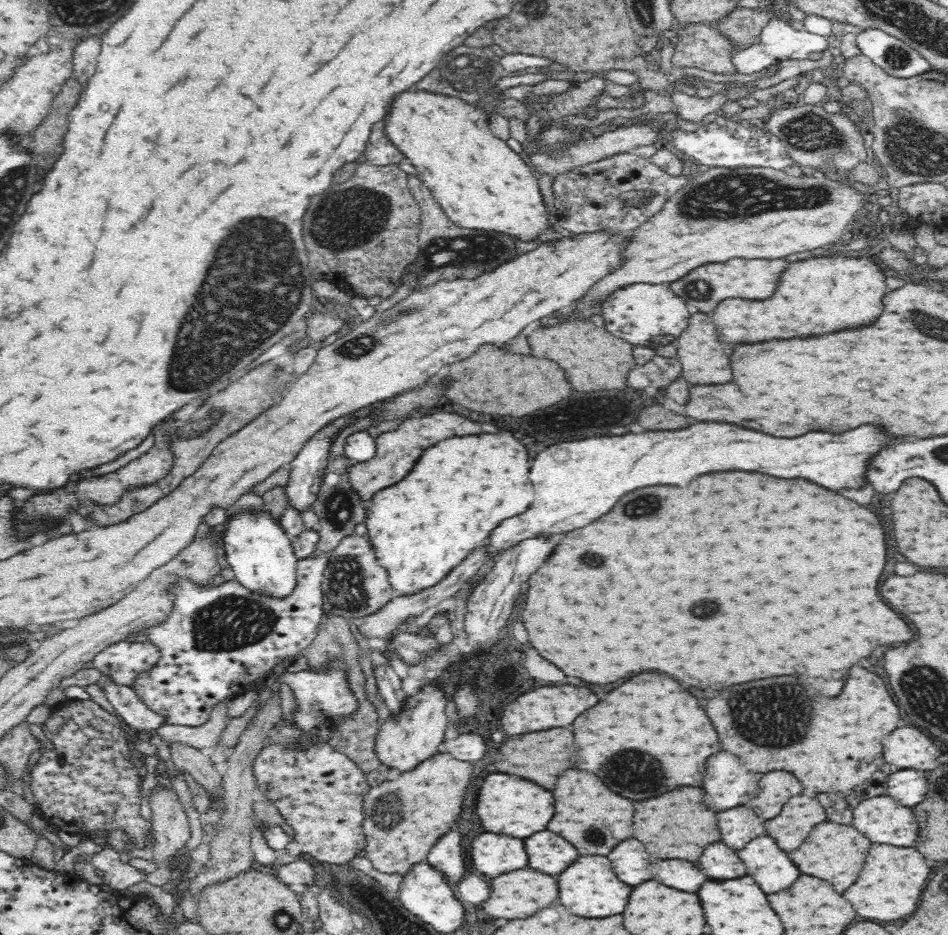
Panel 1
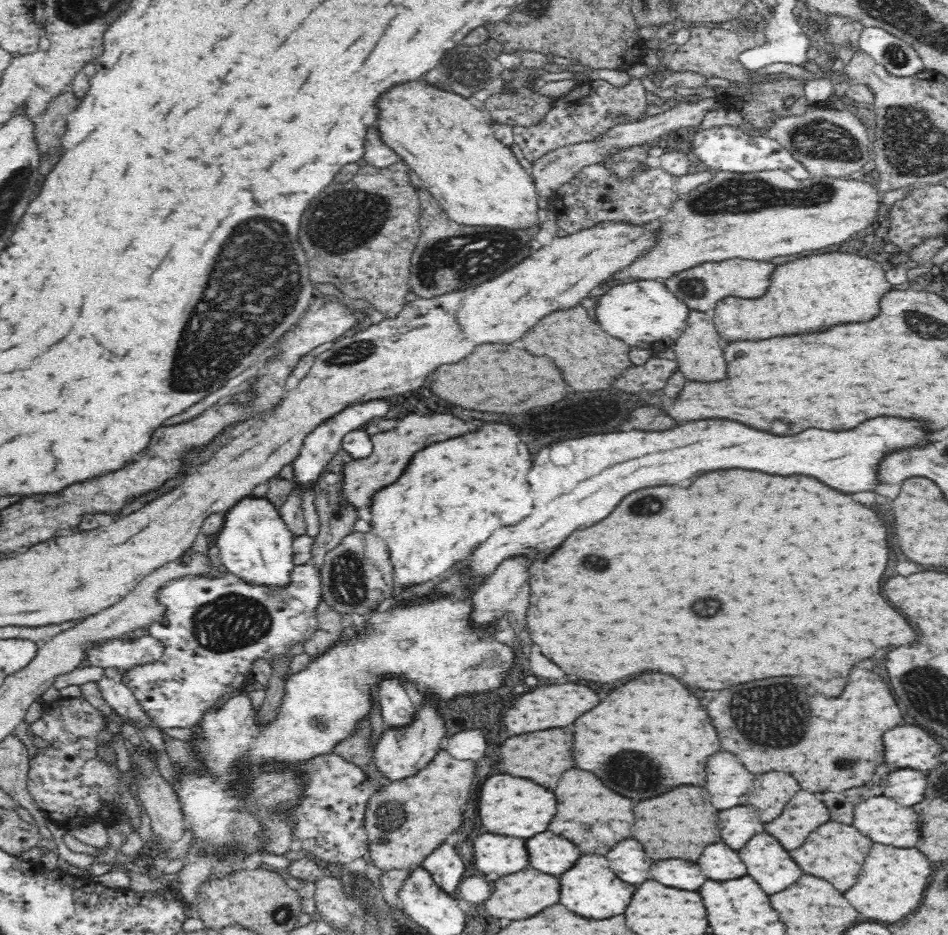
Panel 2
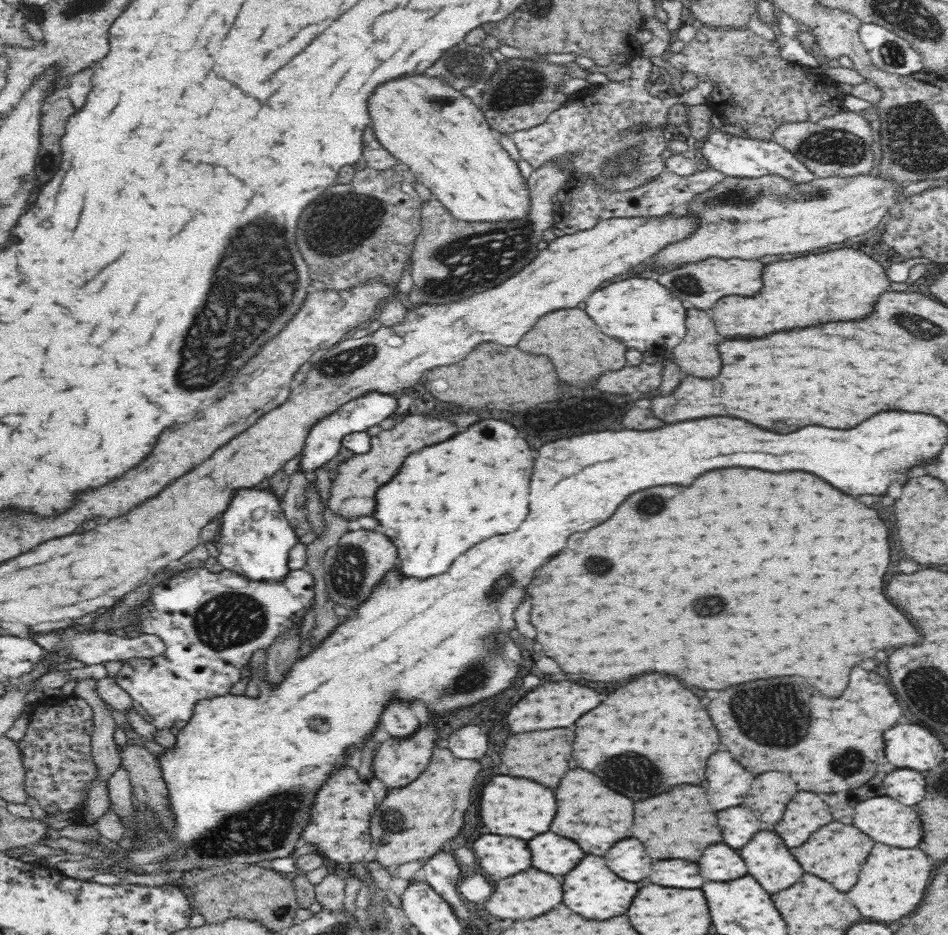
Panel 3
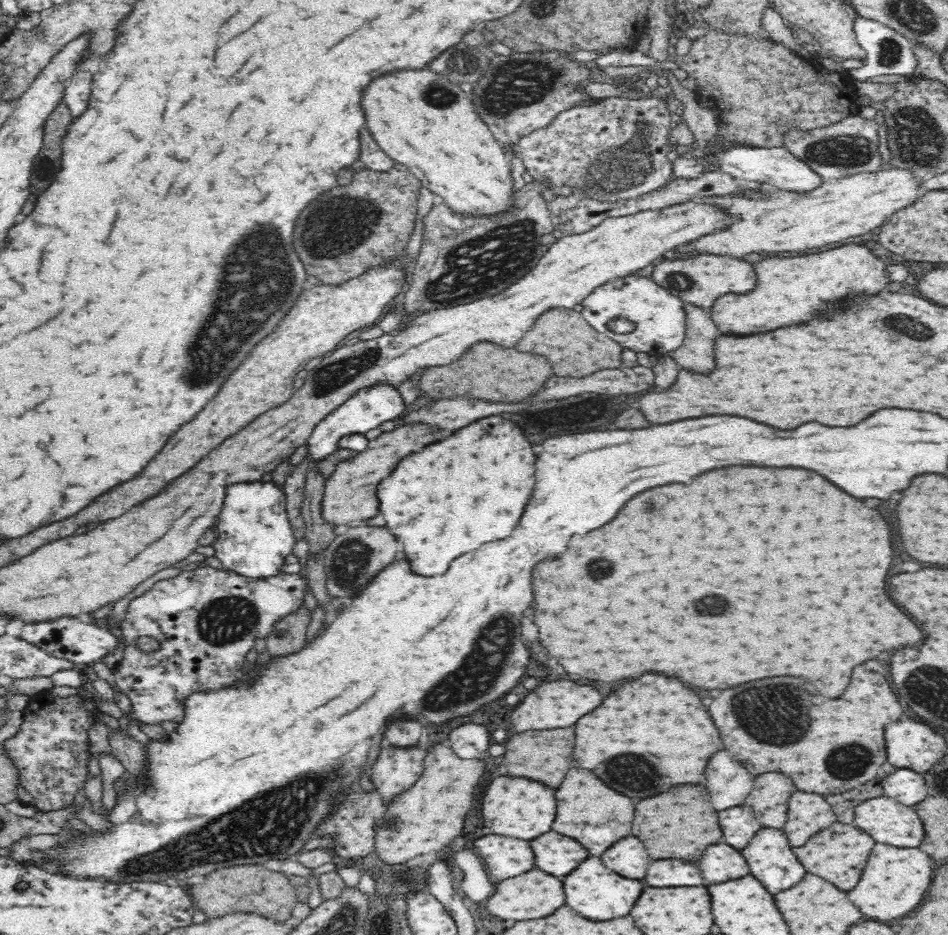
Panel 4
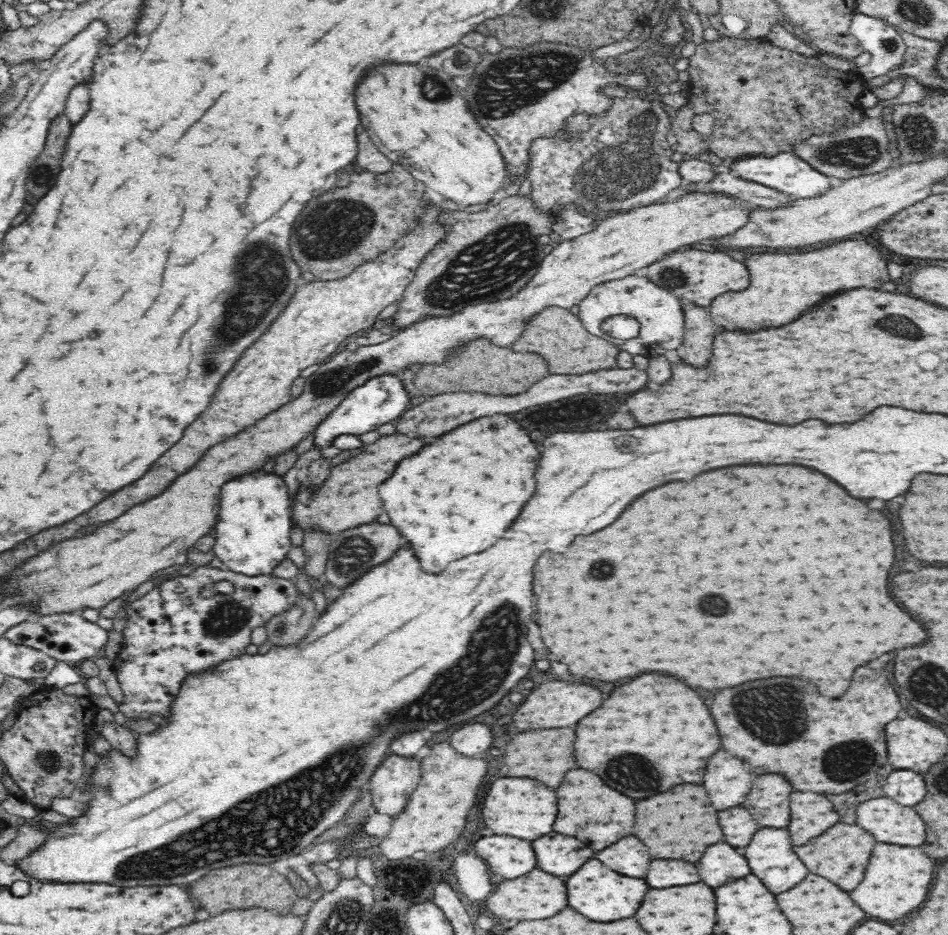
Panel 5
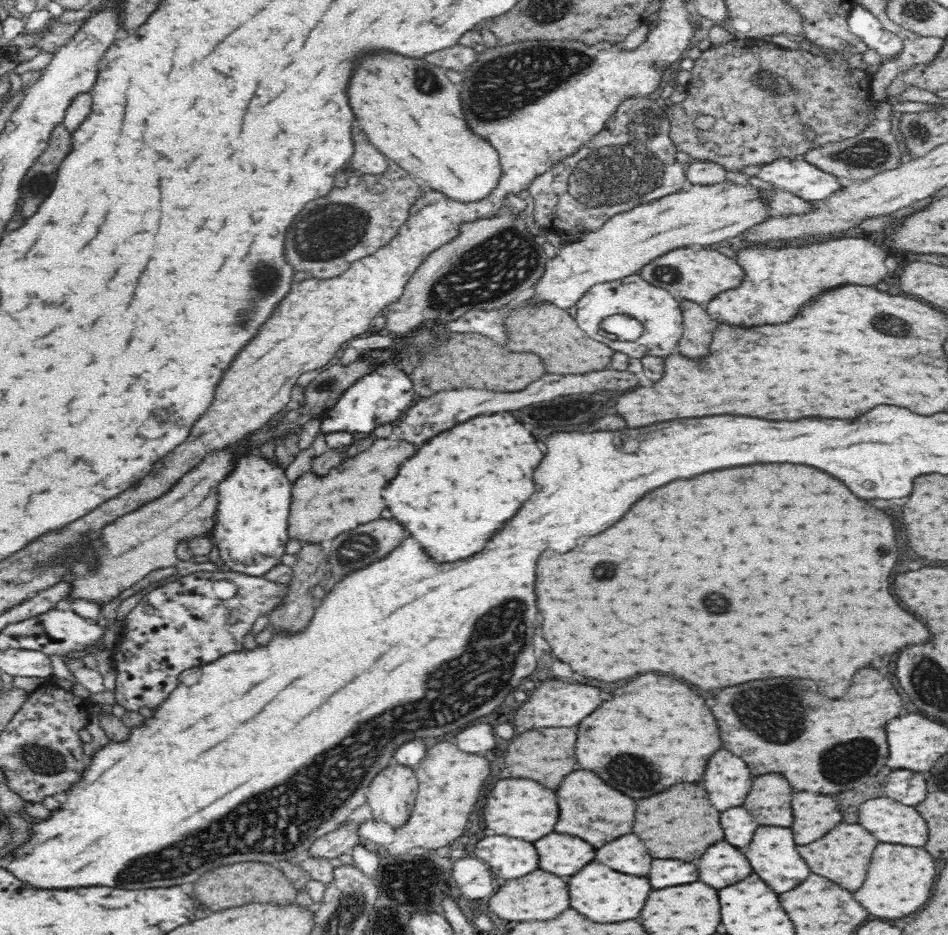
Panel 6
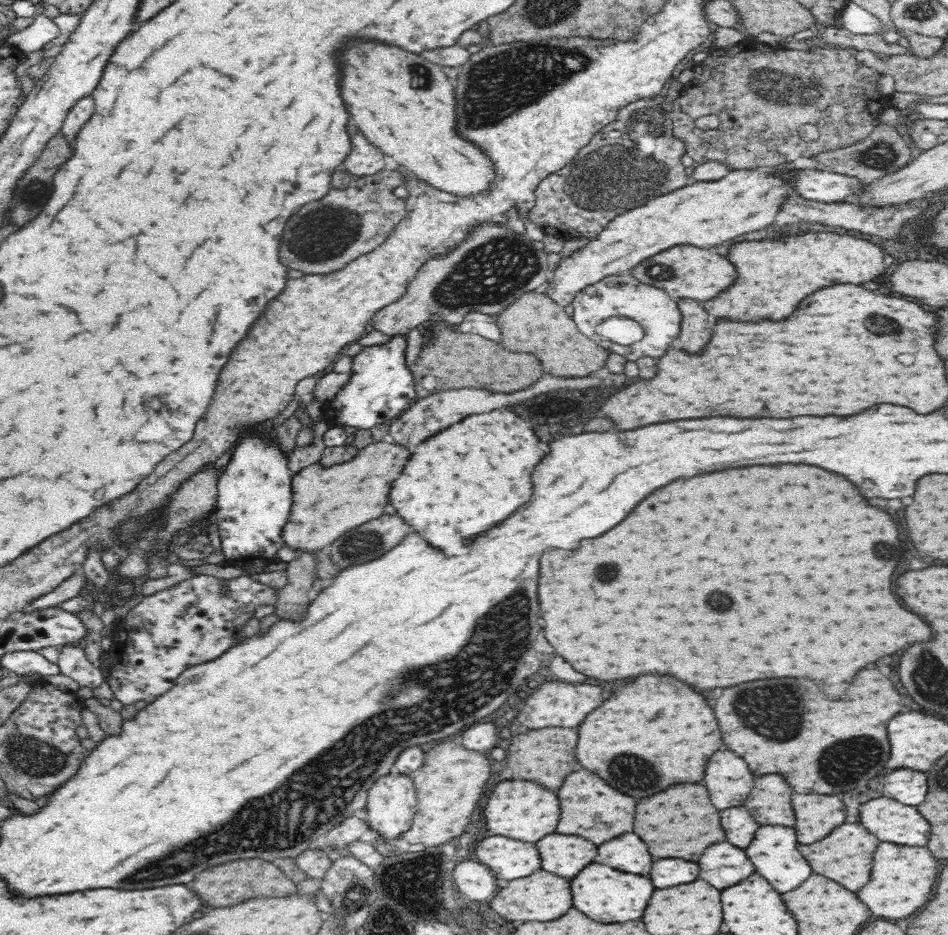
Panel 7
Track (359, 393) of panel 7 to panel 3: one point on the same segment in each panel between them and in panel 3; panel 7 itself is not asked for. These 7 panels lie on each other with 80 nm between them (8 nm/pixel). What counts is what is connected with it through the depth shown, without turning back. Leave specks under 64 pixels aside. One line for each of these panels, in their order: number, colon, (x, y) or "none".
3: (323, 443)
4: (370, 408)
5: (381, 400)
6: (379, 398)

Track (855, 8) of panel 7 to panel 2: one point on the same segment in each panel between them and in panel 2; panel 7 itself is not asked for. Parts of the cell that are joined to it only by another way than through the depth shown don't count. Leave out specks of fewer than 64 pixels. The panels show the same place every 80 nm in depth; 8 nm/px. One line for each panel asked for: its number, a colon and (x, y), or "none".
2: (897, 56)
3: (891, 53)
4: (888, 52)
5: (887, 48)
6: (861, 22)

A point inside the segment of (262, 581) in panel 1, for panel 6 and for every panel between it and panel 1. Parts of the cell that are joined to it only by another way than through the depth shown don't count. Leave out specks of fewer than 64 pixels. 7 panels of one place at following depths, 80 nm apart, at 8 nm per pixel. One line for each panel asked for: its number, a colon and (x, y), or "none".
2: (255, 545)
3: (255, 540)
4: (254, 535)
5: (253, 526)
6: (251, 531)

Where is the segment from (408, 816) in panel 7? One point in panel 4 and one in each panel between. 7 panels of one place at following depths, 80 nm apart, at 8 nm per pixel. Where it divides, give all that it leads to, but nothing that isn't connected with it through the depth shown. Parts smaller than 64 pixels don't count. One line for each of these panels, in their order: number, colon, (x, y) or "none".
4: (396, 767)
5: (391, 783)
6: (390, 795)

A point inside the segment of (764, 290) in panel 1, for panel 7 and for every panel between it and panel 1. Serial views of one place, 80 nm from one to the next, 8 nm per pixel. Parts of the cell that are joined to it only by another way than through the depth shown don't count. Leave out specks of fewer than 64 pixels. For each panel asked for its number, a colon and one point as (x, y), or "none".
2: (701, 288)
3: (700, 285)
4: (701, 282)
5: (700, 277)
6: (716, 273)
7: (685, 272)

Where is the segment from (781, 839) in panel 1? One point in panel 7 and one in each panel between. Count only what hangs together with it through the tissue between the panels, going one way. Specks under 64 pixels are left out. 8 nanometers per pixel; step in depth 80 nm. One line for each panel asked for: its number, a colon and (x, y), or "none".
2: (804, 812)
3: (806, 813)
4: (808, 813)
5: (811, 812)
6: (814, 815)
7: (816, 815)

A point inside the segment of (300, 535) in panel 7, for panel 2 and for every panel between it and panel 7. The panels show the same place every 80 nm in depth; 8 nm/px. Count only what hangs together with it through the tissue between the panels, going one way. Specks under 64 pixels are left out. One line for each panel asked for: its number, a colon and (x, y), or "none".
2: (393, 450)
3: (352, 492)
4: (350, 493)
5: (349, 497)
6: (349, 495)

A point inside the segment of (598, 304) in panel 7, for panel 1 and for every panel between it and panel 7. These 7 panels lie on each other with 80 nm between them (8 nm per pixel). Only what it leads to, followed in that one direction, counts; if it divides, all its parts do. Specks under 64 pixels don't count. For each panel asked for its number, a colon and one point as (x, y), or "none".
1: (654, 315)
2: (645, 314)
3: (644, 314)
4: (658, 317)
5: (660, 314)
6: (660, 313)

